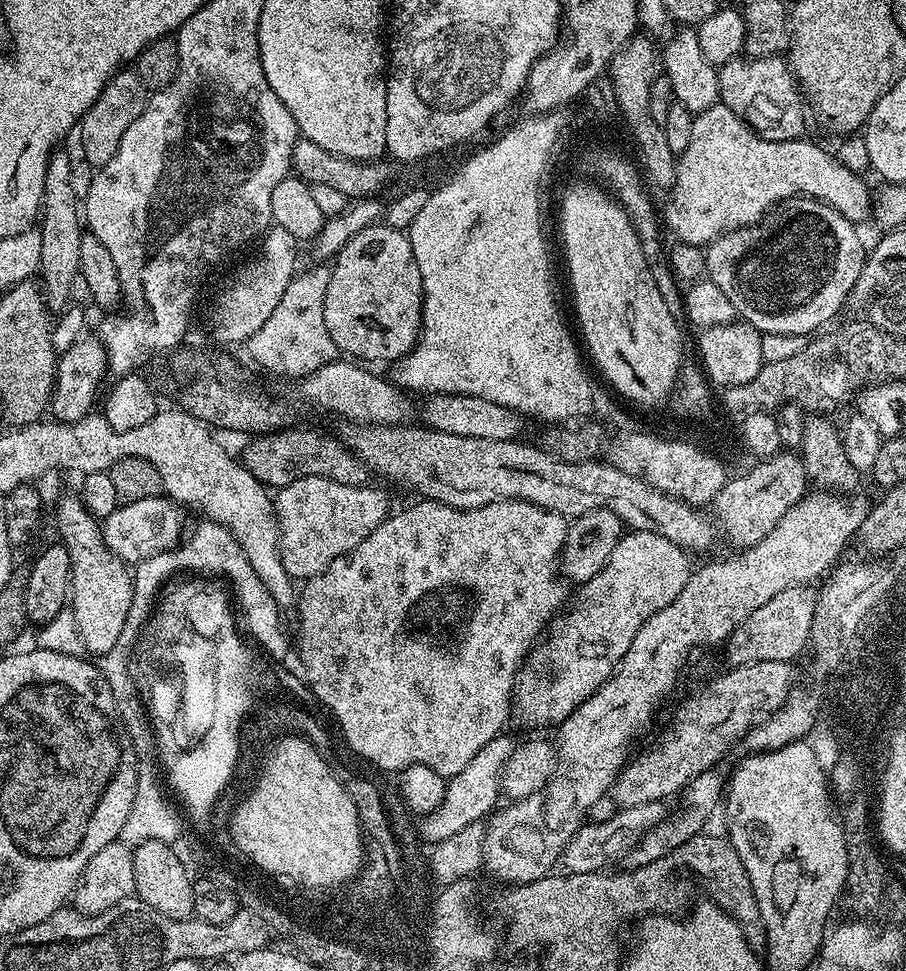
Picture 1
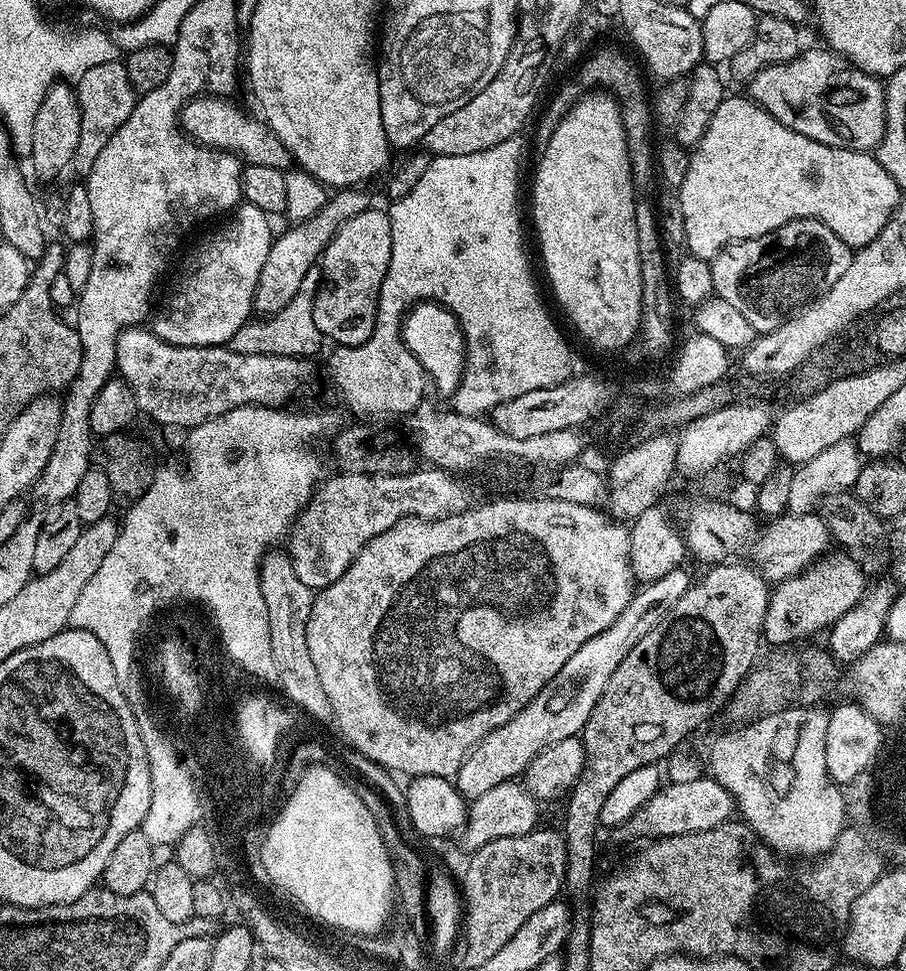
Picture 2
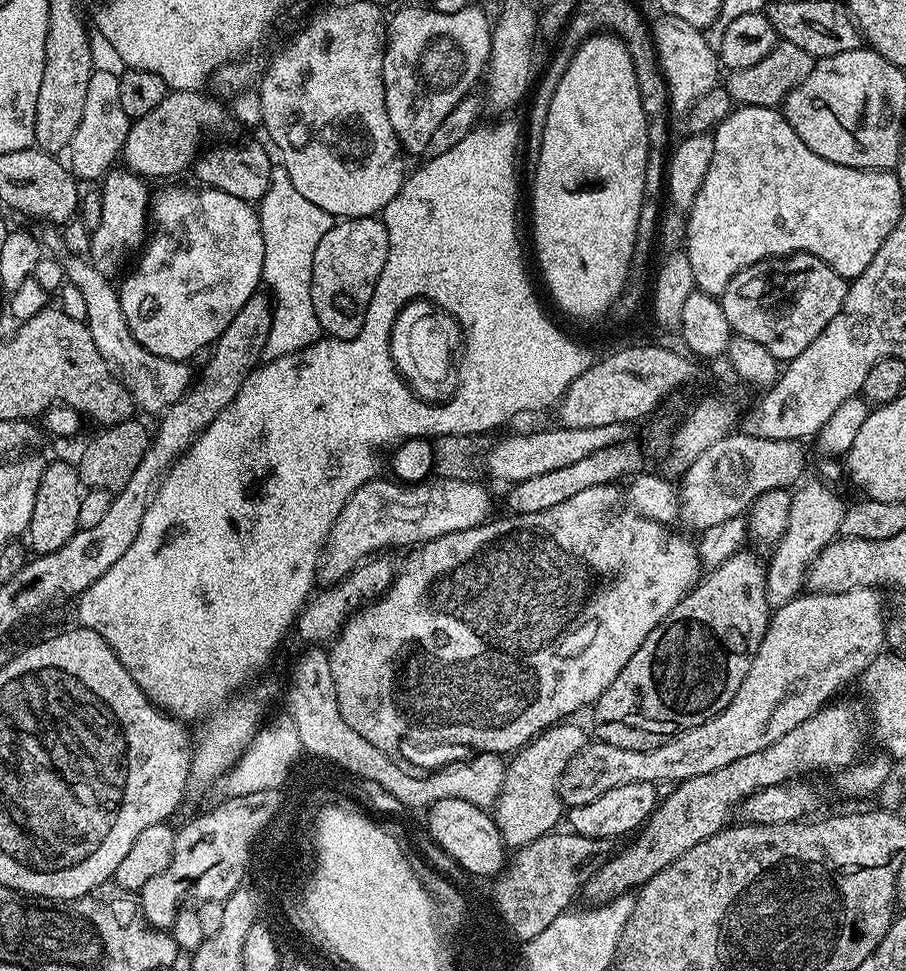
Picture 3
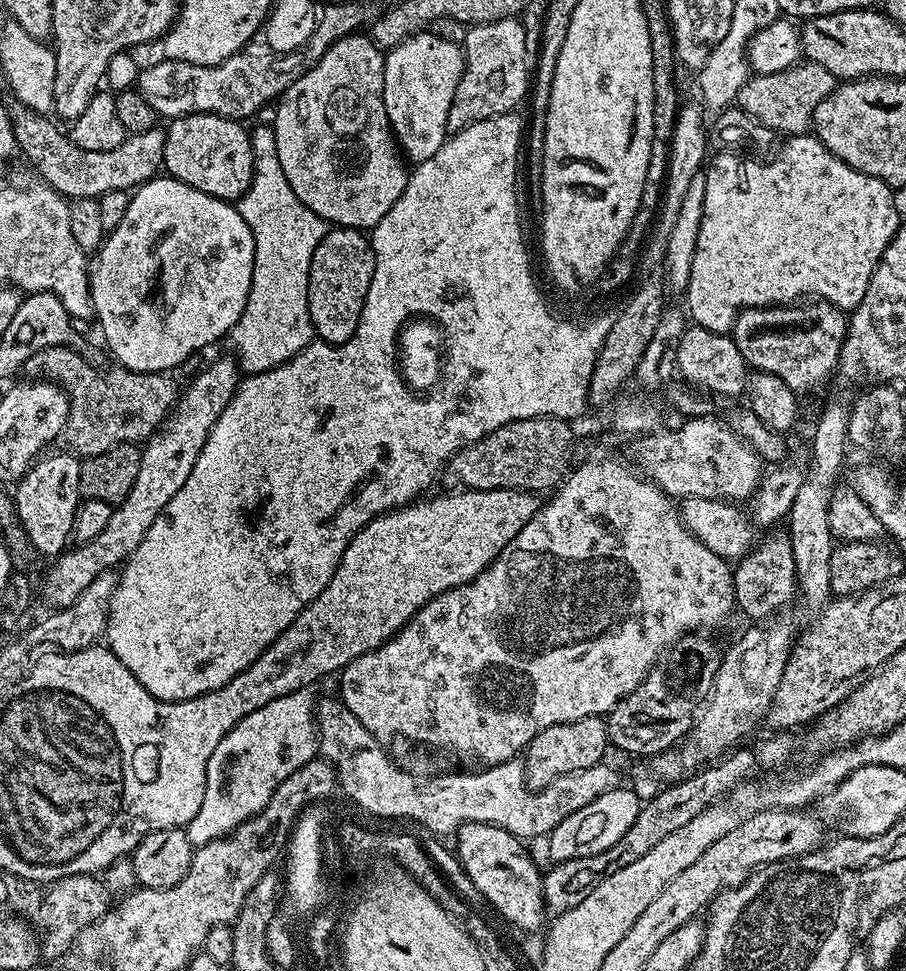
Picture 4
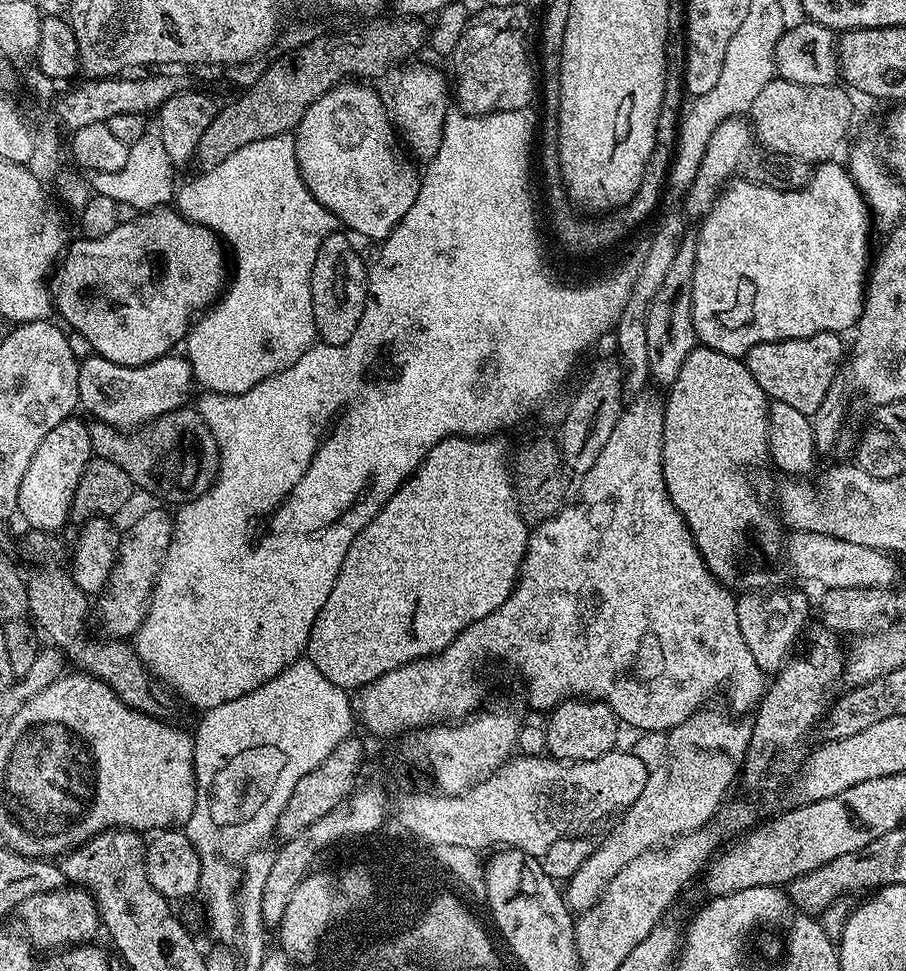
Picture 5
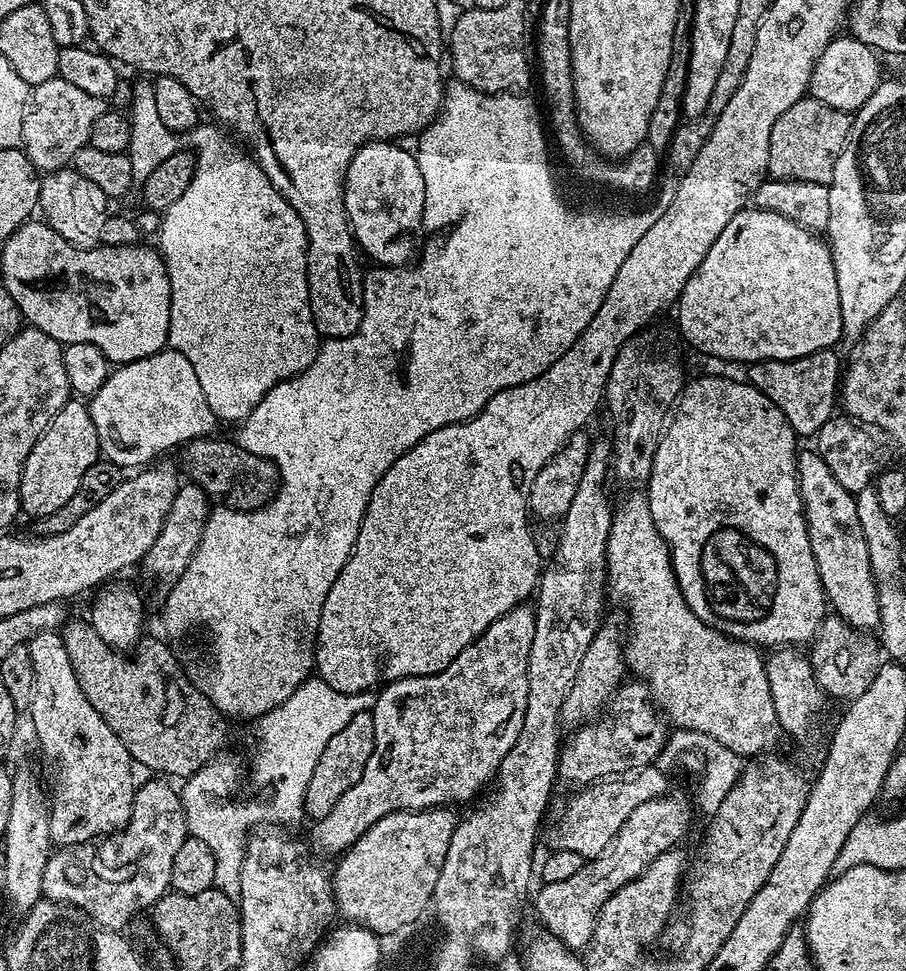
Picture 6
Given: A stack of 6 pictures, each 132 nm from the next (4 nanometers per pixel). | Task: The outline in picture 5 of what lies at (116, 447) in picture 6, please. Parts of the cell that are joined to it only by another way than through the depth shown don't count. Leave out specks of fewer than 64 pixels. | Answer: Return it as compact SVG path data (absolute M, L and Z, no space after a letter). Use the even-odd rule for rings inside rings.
M95 354L88 355L80 360L78 374L83 407L92 408L99 423L121 430L139 429L162 414L185 407L189 403L188 395L194 389L194 377L188 359L176 355L163 356L140 368L115 364Z

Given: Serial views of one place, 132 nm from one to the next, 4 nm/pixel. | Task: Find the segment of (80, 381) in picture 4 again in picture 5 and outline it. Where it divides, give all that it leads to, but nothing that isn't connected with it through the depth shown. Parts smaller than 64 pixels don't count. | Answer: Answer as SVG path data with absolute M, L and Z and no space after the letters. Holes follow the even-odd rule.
M185 406L183 408L176 408L172 412L162 414L157 418L157 420L153 420L151 424L139 429L138 435L140 435L140 440L131 440L131 438L128 437L131 435L129 435L127 431L118 428L111 428L110 425L99 422L93 423L90 431L92 433L92 447L98 453L99 459L109 460L118 466L122 466L122 470L126 470L126 474L130 474L133 485L135 485L139 491L141 488L142 491L149 492L150 495L157 496L160 500L165 500L165 502L160 501L165 505L172 504L171 506L179 506L181 504L188 504L191 500L196 500L199 495L206 495L208 488L214 483L214 481L216 481L216 472L220 468L220 451L214 442L214 434L210 434L210 430L206 426L206 422L201 418L195 407Z

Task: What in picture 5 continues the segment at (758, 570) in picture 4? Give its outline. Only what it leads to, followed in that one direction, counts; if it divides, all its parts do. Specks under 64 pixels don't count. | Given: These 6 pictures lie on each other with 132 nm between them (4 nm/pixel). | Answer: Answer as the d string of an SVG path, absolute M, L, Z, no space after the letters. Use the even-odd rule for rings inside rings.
M748 590L743 597L737 599L738 627L742 630L742 638L746 641L746 650L754 654L754 662L766 674L775 674L784 667L793 655L798 641L809 627L808 596L804 592L772 592L763 596L763 591Z

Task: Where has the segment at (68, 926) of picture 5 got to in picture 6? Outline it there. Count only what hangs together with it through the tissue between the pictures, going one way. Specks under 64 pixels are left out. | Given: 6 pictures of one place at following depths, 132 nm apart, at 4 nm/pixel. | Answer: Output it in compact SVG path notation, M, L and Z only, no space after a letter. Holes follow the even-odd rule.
M148 778L136 789L134 810L126 827L111 836L105 836L87 844L65 844L53 851L46 862L44 875L44 896L50 900L63 900L88 912L94 922L110 930L120 932L135 918L139 912L147 913L162 897L168 895L172 888L172 871L174 858L178 855L184 840L187 840L188 818L184 813L184 801L181 793L171 788L164 778Z

